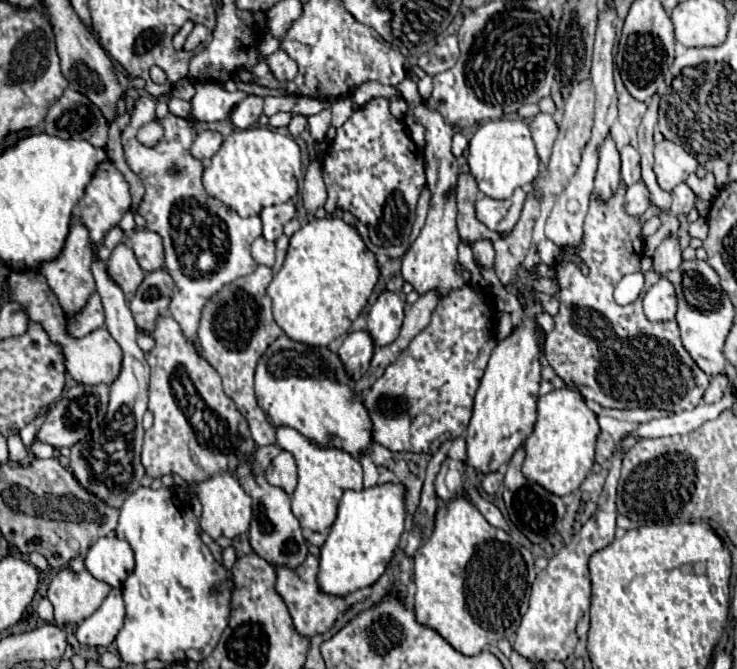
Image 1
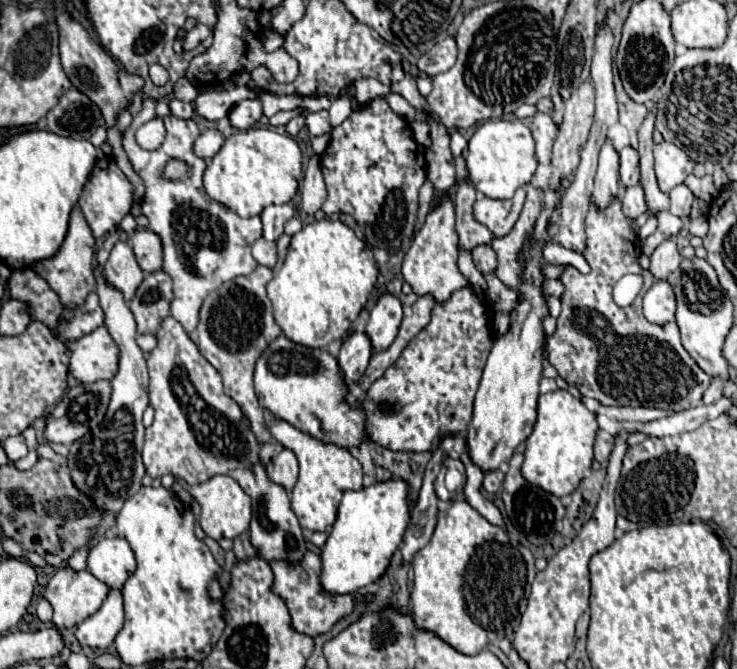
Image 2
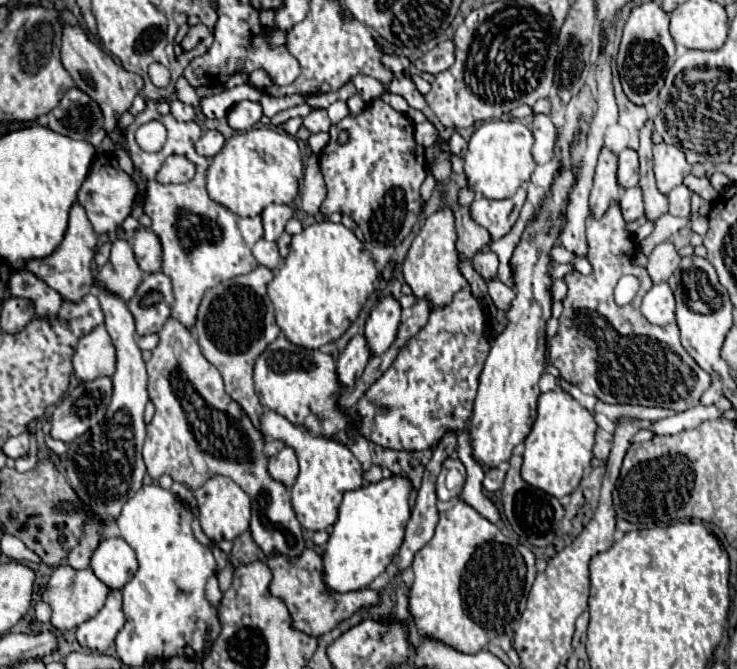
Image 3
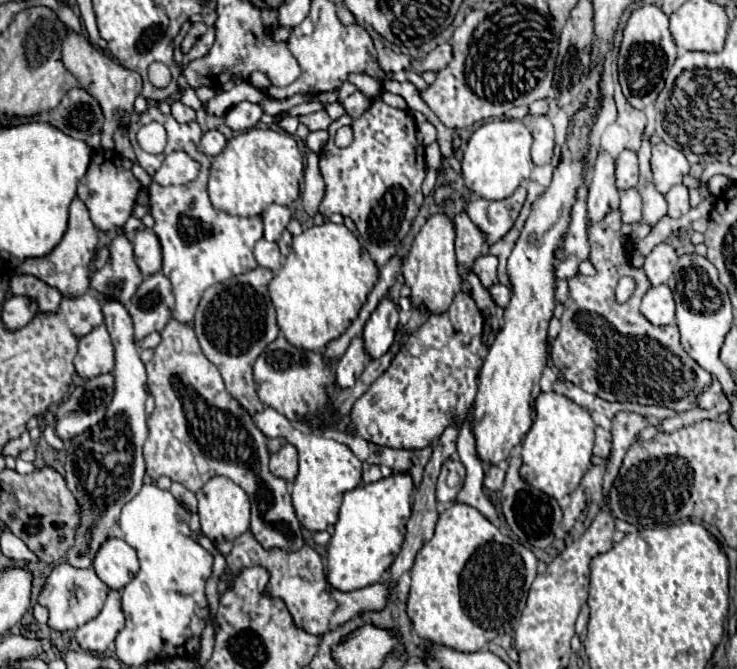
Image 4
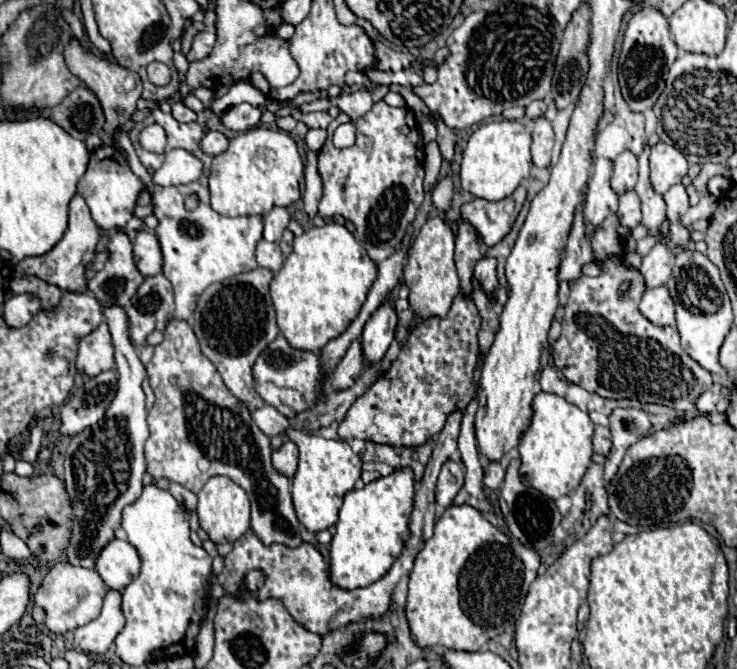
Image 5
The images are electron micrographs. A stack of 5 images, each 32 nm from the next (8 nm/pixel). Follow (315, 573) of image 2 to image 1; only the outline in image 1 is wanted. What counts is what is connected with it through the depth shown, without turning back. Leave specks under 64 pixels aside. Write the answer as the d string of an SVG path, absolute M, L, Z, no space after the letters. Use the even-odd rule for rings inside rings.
M308 554L304 564L300 564L298 568L286 568L286 566L274 566L276 570L276 586L274 590L282 596L282 600L286 602L290 616L294 620L294 628L304 634L304 636L316 636L316 634L324 634L326 630L332 628L332 624L338 618L338 612L344 614L350 610L350 604L346 602L346 598L340 596L330 596L324 594L318 588L318 556Z

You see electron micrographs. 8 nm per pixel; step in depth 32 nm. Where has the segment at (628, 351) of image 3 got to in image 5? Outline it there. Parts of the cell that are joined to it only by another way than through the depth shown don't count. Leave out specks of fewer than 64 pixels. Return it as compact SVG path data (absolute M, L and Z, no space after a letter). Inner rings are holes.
M612 214L590 240L594 260L604 272L596 278L582 276L570 284L562 336L554 344L554 364L568 382L604 398L634 398L640 402L664 404L678 412L690 412L698 396L712 386L712 374L682 350L676 328L654 326L640 314L636 304L646 288L644 280L640 280L640 272L628 268L622 260L624 252L616 232L618 226L616 214ZM624 282L630 286L622 294L620 286Z

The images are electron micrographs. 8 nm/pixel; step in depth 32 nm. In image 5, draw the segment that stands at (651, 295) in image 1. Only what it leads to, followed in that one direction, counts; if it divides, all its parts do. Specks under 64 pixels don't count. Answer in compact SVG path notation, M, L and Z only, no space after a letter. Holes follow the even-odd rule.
M668 288L646 290L640 300L640 312L656 326L674 326L674 304L668 296Z

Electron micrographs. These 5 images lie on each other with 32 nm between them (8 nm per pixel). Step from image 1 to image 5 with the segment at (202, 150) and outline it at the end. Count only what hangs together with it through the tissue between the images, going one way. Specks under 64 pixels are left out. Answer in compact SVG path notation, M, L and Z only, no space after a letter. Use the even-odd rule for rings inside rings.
M208 132L202 140L202 150L210 156L218 156L220 152L224 152L228 148L228 138L222 132Z

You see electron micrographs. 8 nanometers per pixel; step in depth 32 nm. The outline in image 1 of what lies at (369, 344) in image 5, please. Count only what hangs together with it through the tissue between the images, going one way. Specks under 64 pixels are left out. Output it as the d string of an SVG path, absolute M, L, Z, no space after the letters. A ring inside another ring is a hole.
M382 292L368 312L368 334L376 346L388 346L396 340L404 320L404 300L396 292Z

